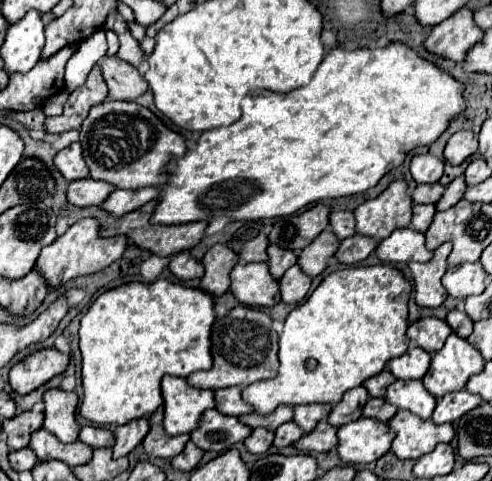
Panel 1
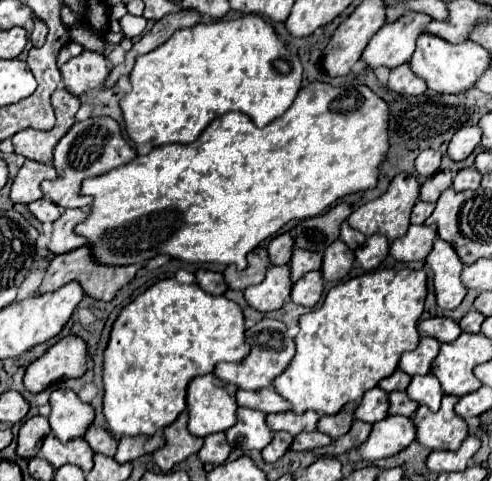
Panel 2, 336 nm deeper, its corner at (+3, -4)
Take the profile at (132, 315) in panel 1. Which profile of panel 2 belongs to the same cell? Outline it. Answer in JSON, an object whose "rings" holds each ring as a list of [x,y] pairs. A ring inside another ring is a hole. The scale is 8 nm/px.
{"rings":[[[175,278],[159,280],[125,306],[113,324],[103,368],[103,414],[109,430],[121,436],[153,436],[157,430],[175,422],[185,410],[187,384],[195,376],[211,374],[219,362],[239,362],[249,352],[245,342],[245,318],[239,304],[225,296],[209,296],[197,284],[181,284]]]}

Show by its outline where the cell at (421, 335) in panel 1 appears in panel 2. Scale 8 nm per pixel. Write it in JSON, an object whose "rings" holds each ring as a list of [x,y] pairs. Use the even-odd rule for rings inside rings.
{"rings":[[[429,318],[429,320],[423,320],[419,322],[419,330],[427,336],[433,336],[437,338],[441,344],[443,342],[453,342],[459,334],[461,334],[461,328],[455,320],[451,318]]]}

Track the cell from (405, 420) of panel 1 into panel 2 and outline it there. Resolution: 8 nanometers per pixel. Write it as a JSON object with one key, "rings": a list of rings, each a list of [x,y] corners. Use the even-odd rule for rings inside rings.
{"rings":[[[443,396],[441,408],[431,412],[427,406],[419,406],[413,422],[417,426],[417,442],[431,450],[457,450],[467,438],[467,422],[455,414],[453,406],[459,396]]]}

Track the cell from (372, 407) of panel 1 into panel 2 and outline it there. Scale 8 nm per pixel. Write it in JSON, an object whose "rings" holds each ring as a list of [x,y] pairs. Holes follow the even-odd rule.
{"rings":[[[391,392],[389,394],[389,414],[401,414],[401,416],[413,416],[419,404],[411,400],[405,392]]]}

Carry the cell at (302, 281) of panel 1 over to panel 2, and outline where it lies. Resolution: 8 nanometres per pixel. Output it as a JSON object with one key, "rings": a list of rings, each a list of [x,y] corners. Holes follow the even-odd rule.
{"rings":[[[307,272],[301,280],[295,282],[291,300],[301,306],[315,306],[323,294],[323,278],[321,272]]]}

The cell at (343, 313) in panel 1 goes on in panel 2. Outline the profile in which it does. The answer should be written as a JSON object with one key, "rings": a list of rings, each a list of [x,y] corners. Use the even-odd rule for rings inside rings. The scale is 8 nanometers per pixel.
{"rings":[[[383,268],[373,270],[363,276],[355,276],[335,284],[321,308],[301,316],[299,326],[301,332],[295,338],[297,354],[289,368],[275,378],[275,390],[293,404],[295,414],[303,414],[305,410],[315,410],[319,414],[335,414],[347,402],[361,402],[363,394],[379,384],[379,380],[387,378],[399,364],[399,358],[405,350],[415,350],[419,344],[417,320],[423,314],[427,296],[427,274],[423,270],[403,268]]]}

